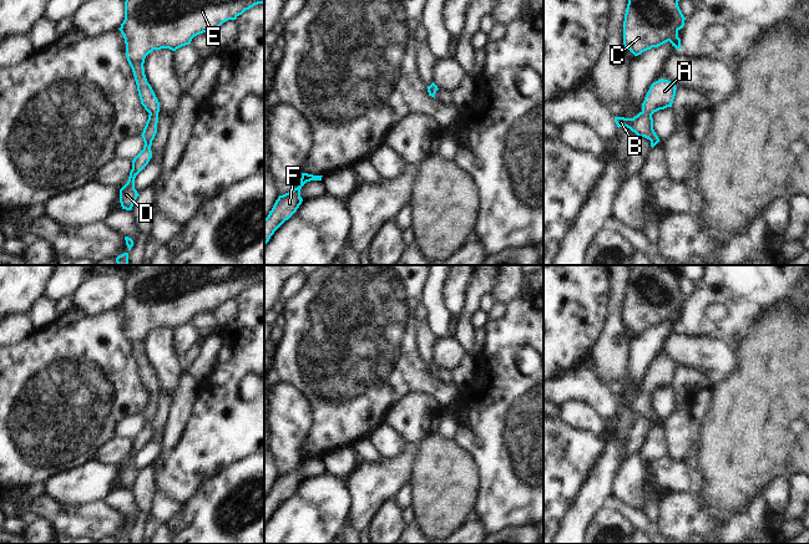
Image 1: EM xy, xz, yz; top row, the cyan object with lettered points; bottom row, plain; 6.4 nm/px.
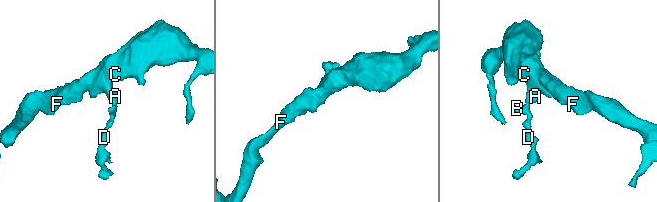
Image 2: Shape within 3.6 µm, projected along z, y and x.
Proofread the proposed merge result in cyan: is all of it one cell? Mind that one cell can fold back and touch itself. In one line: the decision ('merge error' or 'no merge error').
no merge error

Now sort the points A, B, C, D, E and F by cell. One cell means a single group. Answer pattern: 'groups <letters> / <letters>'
groups A B C D E F

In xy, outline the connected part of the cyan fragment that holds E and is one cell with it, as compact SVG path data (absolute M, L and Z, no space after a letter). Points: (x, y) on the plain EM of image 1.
M162 265L157 269L133 271L125 280L125 299L118 307L126 322L126 336L132 347L141 383L150 392L142 411L143 428L133 437L127 462L120 468L122 488L131 489L140 474L135 468L136 454L152 437L152 420L157 412L160 381L147 361L145 337L153 329L177 327L189 324L192 317L203 311L214 310L226 300L236 299L254 284L264 283L264 265Z

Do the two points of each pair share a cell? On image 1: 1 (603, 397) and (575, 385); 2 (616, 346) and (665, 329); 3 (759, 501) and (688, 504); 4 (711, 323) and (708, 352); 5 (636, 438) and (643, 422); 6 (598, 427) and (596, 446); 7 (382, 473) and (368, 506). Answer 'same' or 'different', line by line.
1: same
2: different
3: same
4: different
5: same
6: different
7: same

